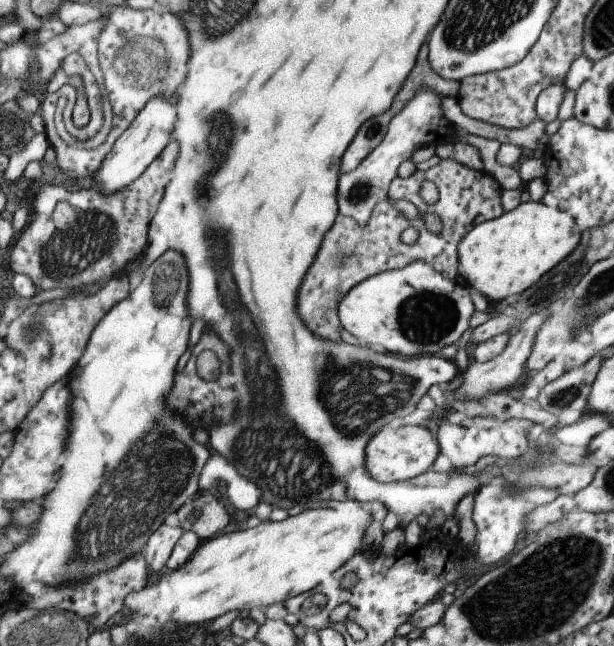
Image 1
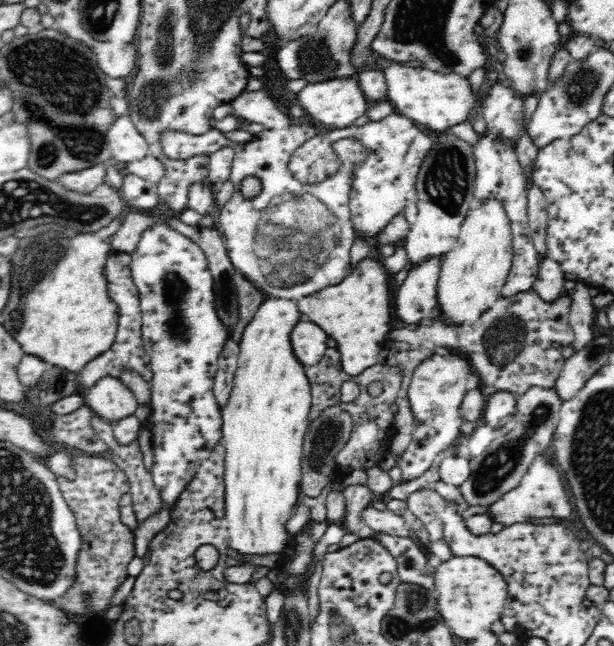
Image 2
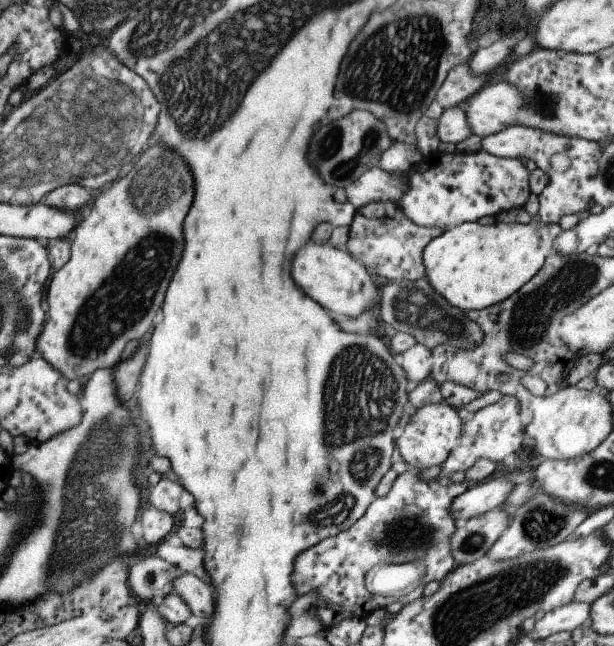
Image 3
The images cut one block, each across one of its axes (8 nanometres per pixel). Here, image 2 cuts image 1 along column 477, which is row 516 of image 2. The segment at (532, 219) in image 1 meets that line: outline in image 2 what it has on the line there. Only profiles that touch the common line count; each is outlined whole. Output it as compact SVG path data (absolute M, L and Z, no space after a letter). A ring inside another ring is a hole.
M278 297L266 299L254 313L254 318L246 325L239 343L238 368L234 374L232 392L226 406L221 408L221 440L224 445L224 486L226 507L226 528L229 548L242 555L283 555L292 542L285 524L293 515L302 493L299 490L303 440L309 425L309 412L312 404L310 381L304 365L294 355L290 332L302 313L292 300Z

